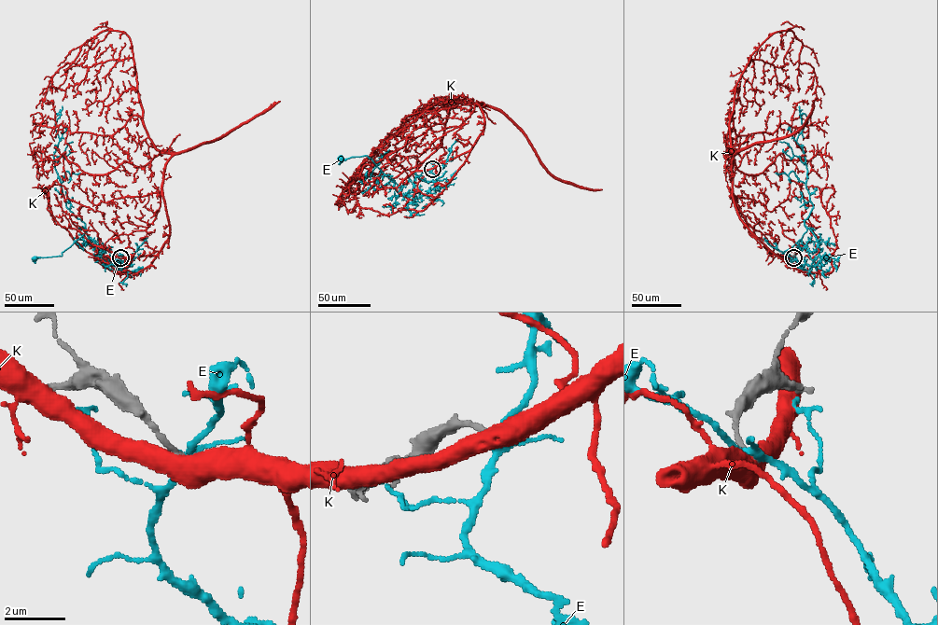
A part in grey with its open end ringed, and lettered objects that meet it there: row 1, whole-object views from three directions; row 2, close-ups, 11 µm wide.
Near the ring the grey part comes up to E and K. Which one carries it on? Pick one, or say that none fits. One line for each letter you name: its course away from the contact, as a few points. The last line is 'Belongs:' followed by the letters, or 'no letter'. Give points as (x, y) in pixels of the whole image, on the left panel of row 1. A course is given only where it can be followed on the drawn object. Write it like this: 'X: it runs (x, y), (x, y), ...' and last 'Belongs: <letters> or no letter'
Belongs: no letter

